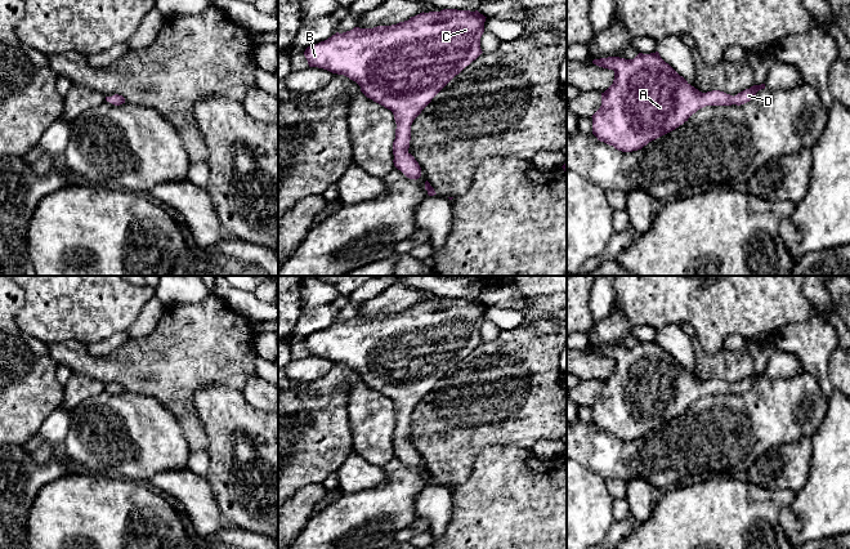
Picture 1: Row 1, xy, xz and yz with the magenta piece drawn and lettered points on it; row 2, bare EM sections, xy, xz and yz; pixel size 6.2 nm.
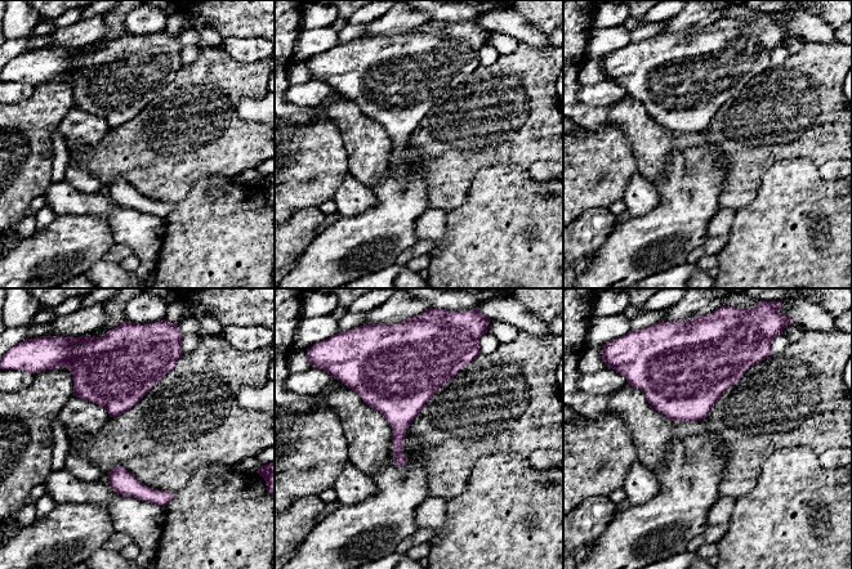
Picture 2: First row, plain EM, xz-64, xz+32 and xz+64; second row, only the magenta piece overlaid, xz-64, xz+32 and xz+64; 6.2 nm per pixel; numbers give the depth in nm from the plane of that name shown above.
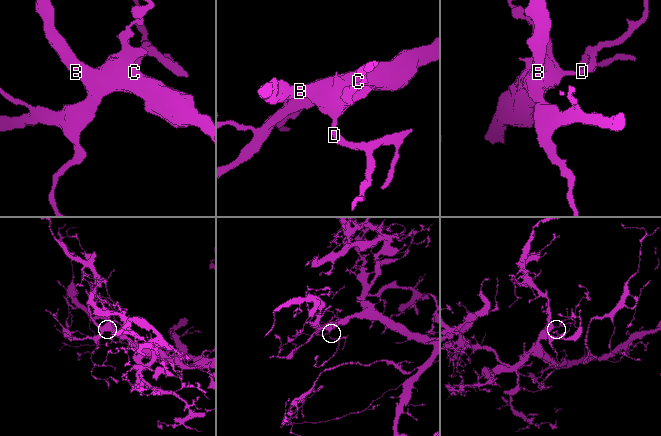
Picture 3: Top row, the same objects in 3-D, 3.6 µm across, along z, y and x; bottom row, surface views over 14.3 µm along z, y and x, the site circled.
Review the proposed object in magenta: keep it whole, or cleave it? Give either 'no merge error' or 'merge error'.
no merge error

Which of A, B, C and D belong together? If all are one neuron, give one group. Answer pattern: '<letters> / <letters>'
A B C D

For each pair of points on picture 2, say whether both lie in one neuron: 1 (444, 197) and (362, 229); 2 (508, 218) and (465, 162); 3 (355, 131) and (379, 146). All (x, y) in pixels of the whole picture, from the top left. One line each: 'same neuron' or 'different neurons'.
1: different neurons
2: different neurons
3: same neuron

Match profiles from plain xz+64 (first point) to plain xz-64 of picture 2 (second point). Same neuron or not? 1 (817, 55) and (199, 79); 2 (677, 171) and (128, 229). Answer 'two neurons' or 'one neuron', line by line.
1: one neuron
2: two neurons

